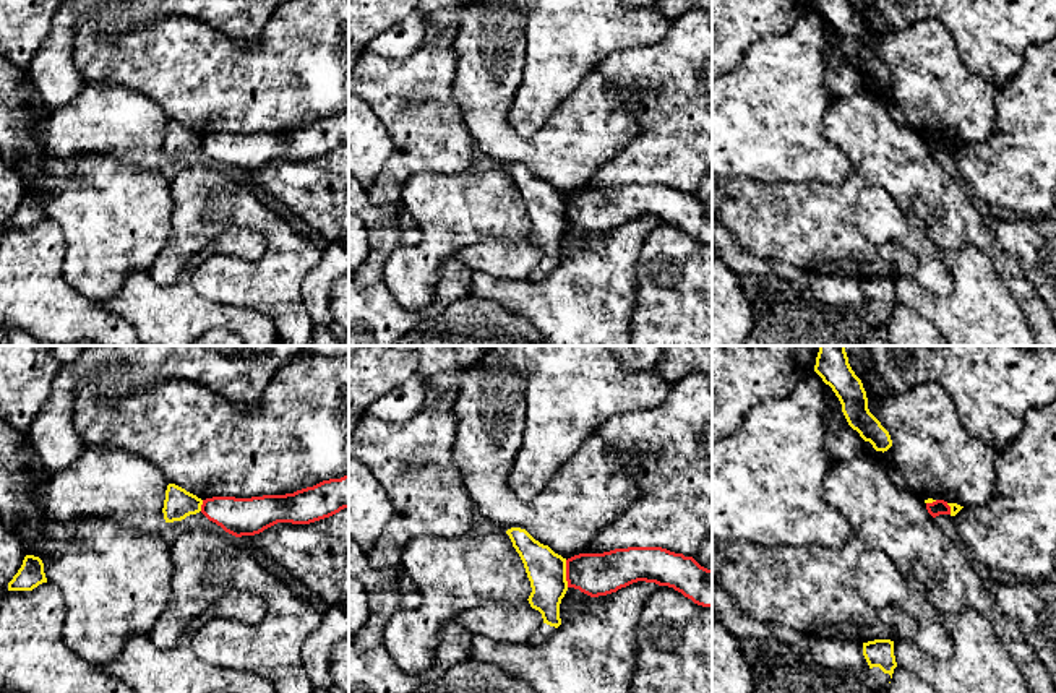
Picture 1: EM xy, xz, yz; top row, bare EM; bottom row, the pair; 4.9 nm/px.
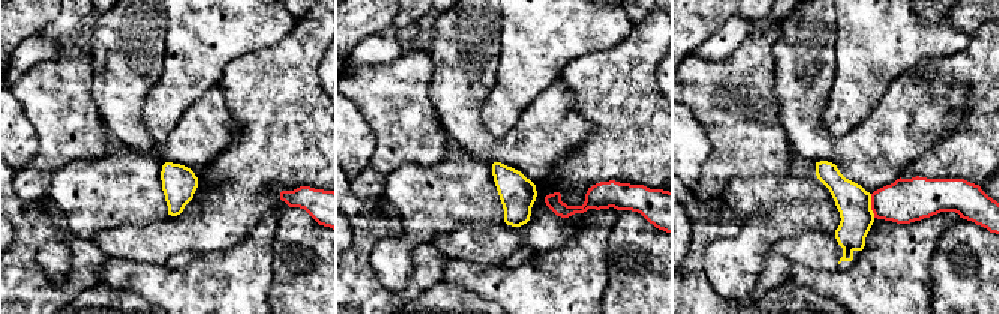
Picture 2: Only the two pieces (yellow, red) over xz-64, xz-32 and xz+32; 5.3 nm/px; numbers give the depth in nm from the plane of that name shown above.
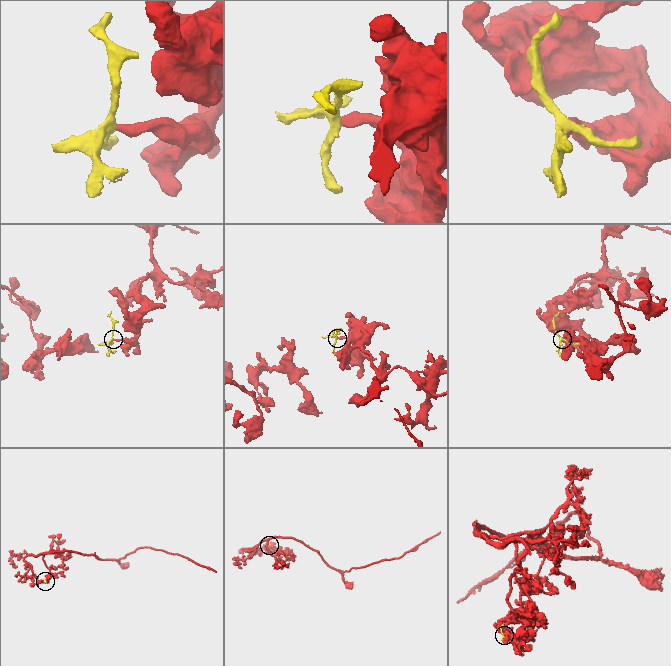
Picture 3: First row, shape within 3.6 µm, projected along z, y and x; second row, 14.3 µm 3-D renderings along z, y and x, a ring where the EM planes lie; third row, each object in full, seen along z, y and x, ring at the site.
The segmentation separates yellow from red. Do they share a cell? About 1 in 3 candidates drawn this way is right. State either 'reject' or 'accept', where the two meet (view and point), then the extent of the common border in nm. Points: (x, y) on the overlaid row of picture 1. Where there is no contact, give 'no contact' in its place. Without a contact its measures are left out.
reject; contact xz (565, 573); length 140 nm

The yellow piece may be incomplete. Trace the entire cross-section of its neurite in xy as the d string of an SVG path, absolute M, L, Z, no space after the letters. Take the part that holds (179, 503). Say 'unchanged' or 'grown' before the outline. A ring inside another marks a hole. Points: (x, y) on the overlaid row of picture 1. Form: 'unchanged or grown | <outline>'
unchanged | M169 484L164 500L164 519L165 523L182 521L190 514L201 511L203 500L187 492L185 489Z

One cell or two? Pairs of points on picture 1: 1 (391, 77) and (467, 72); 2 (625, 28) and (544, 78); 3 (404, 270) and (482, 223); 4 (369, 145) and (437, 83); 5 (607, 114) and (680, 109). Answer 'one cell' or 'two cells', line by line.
1: two cells
2: one cell
3: one cell
4: two cells
5: two cells

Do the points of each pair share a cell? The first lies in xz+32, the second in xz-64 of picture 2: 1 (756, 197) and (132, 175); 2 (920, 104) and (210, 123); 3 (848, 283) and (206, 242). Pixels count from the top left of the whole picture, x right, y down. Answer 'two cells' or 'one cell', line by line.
1: one cell
2: one cell
3: two cells

